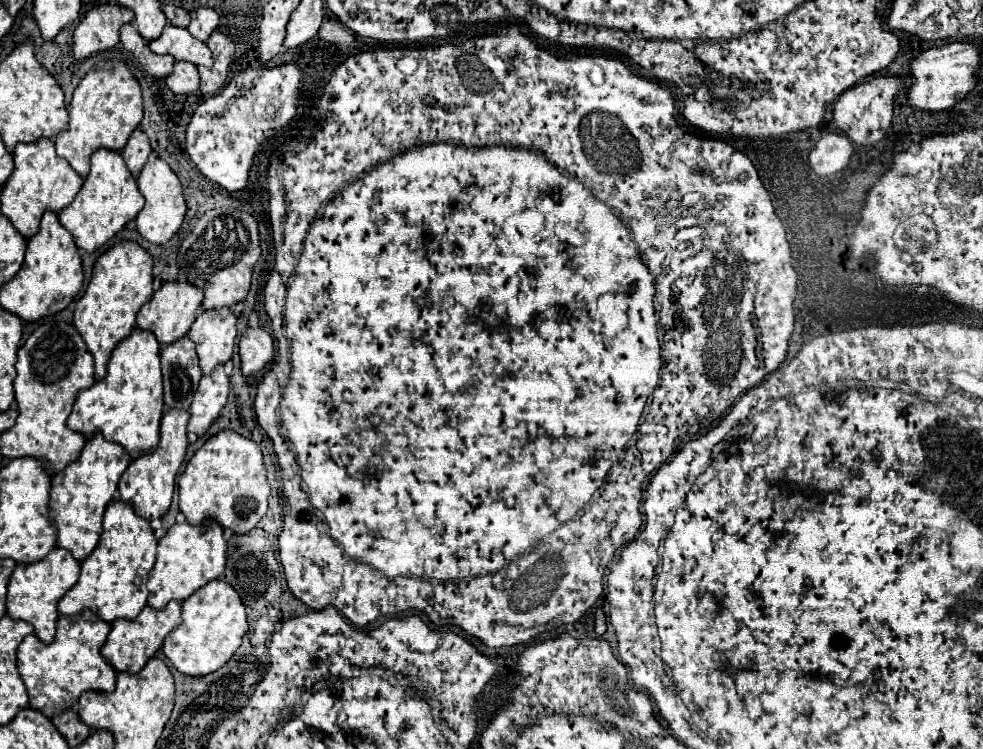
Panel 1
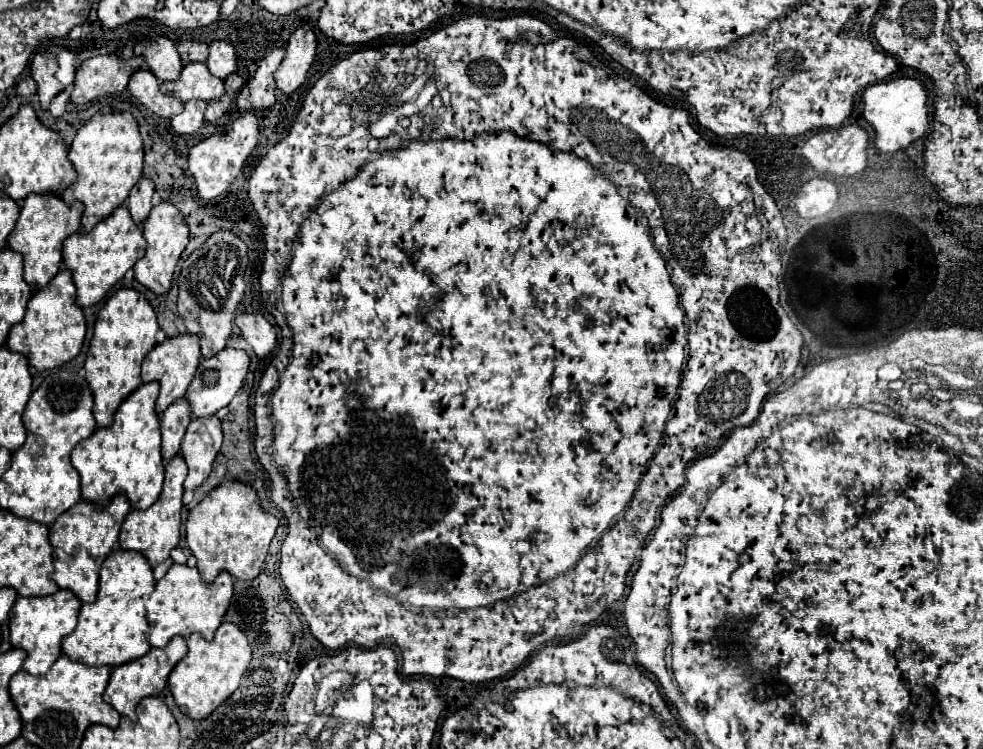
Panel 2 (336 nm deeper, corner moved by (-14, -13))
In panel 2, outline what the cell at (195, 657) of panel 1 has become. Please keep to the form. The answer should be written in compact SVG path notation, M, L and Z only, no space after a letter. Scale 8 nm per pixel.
M224 621L218 629L212 641L206 641L202 635L192 633L188 637L188 655L172 669L168 677L168 687L180 707L182 713L188 713L190 717L204 719L212 709L216 709L222 701L226 701L228 695L232 695L240 683L240 673L246 671L246 667L252 661L252 647L244 635L244 631L230 621Z

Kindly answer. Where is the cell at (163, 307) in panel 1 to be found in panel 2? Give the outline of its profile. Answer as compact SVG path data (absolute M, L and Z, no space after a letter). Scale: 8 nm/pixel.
M192 333L168 337L166 341L158 343L150 351L152 353L148 353L144 357L144 363L142 363L142 383L148 383L148 381L160 383L160 395L156 401L156 411L162 413L170 403L174 403L176 399L186 395L186 389L188 389L188 385L196 373L198 359L200 359L200 337L192 335Z

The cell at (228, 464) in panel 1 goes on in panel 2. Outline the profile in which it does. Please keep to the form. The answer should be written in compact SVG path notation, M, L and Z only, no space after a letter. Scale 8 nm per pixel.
M226 479L190 511L186 521L186 543L196 557L206 583L212 583L220 571L250 581L260 573L276 527L278 519L260 507L258 493L252 485L238 479Z

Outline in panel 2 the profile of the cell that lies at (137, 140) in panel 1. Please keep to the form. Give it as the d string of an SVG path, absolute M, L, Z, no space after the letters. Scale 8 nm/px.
M142 177L138 185L130 191L126 205L136 223L142 223L148 217L152 209L152 193L154 193L154 181L150 177Z

